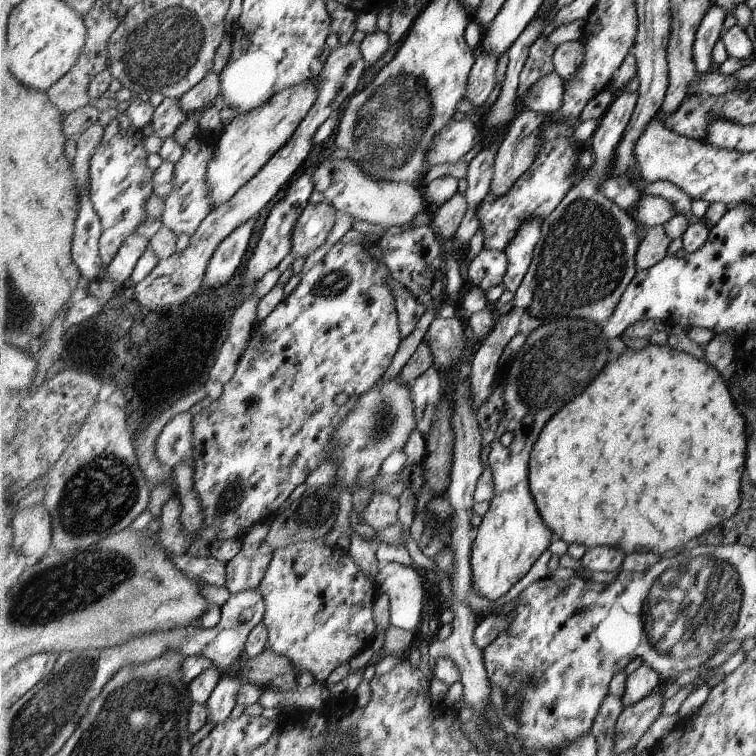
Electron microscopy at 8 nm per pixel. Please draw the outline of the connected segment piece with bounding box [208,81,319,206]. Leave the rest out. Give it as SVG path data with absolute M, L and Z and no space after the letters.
M308 81L294 88L284 89L259 108L240 113L221 134L213 138L215 157L210 163L208 176L214 206L218 200L222 201L220 205L222 206L234 198L244 185L259 173L266 162L290 140L316 102L319 91L317 86L318 83Z

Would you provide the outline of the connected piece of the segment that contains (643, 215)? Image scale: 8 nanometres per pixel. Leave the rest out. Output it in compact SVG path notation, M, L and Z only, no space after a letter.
M643 193L629 214L644 227L652 228L668 222L677 214L672 204L665 198Z

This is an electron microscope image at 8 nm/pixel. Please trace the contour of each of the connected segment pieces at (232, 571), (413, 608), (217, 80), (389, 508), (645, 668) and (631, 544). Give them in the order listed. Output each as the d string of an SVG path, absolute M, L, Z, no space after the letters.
M274 518L254 525L241 540L242 550L227 564L227 588L231 594L241 593L259 586L273 555L272 547L265 543Z
M397 562L379 563L375 568L376 586L388 596L389 623L417 634L422 623L425 600L424 578L414 566Z
M212 71L196 88L193 88L180 100L186 112L194 113L212 105L220 96L220 92L223 92L222 74Z
M372 491L370 502L362 511L362 518L366 527L374 531L387 529L387 526L395 525L398 518L398 500L388 496L388 493Z
M643 663L636 671L626 677L625 689L621 696L624 707L635 705L647 697L656 684L660 682L658 674L650 668L650 664Z
M649 344L641 350L624 352L618 360L608 362L608 370L580 394L580 398L574 398L567 402L564 410L556 412L556 418L548 422L548 430L539 434L540 442L536 441L536 450L532 450L532 492L536 494L536 506L540 506L539 513L548 528L552 529L558 538L571 544L584 544L587 549L606 544L606 546L618 546L626 555L630 552L654 552L664 554L664 550L680 548L688 540L700 536L714 526L718 526L722 520L728 520L738 512L742 498L740 498L740 478L744 474L744 458L747 452L747 422L741 414L735 400L730 398L730 390L720 378L717 368L706 364L706 360L698 360L687 352L674 350L667 345Z

